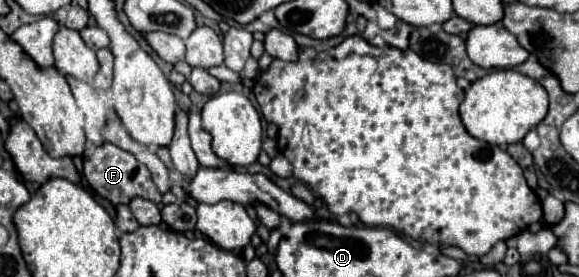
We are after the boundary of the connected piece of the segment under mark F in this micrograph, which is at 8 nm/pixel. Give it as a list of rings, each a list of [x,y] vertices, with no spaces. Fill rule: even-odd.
[[[91,141],[85,143],[85,151],[83,151],[83,175],[89,181],[89,185],[107,201],[111,201],[113,205],[119,203],[129,203],[133,197],[143,197],[149,199],[153,203],[161,203],[161,193],[157,191],[149,169],[139,163],[135,159],[133,153],[123,151],[119,147],[115,147],[113,143],[105,141],[101,145],[93,145]]]

